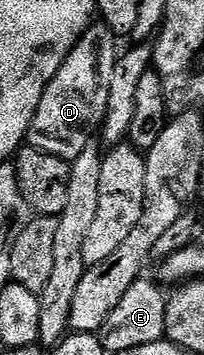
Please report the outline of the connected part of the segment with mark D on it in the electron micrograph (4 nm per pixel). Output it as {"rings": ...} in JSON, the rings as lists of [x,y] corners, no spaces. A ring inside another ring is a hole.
{"rings":[[[93,23],[88,30],[80,36],[79,43],[72,48],[70,55],[58,67],[58,75],[50,79],[46,91],[42,95],[42,103],[38,103],[38,111],[32,120],[32,126],[28,132],[27,144],[34,149],[41,149],[50,155],[60,157],[62,160],[71,163],[90,144],[92,132],[94,134],[104,123],[107,115],[107,99],[110,98],[110,81],[114,77],[114,69],[118,58],[116,51],[118,38],[103,23]]]}

